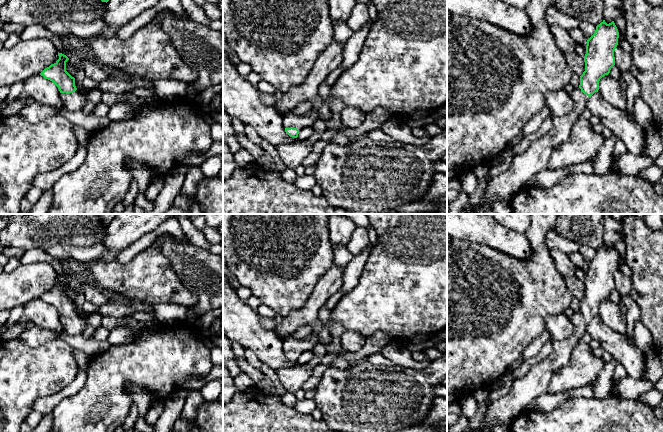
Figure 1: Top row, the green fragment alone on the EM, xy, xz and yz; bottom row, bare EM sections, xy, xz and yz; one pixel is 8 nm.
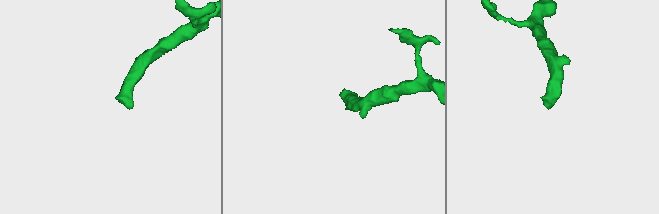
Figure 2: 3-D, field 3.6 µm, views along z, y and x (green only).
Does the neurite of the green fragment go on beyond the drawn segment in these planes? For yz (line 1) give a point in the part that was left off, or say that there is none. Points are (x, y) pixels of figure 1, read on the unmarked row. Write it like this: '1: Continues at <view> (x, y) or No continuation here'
1: Continues at yz (535, 382)

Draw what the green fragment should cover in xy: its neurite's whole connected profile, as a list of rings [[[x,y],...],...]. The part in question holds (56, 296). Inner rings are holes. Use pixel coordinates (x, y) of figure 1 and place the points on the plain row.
[[[58,276],[59,283],[45,292],[40,299],[52,305],[60,315],[63,332],[68,335],[81,335],[86,331],[88,318],[79,316],[75,310],[75,302],[66,295],[69,282]]]

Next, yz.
[[[603,244],[596,250],[594,258],[587,264],[586,278],[583,281],[585,295],[580,300],[580,309],[570,317],[571,323],[574,326],[573,335],[562,341],[552,341],[550,355],[541,362],[533,365],[524,376],[515,379],[510,391],[505,396],[488,405],[483,420],[483,429],[492,430],[499,424],[510,424],[520,413],[529,408],[533,399],[547,392],[551,377],[557,370],[570,362],[574,346],[586,333],[587,324],[595,316],[598,316],[600,303],[608,299],[611,292],[615,289],[614,275],[618,269],[618,262],[619,256],[614,245],[607,248]]]

